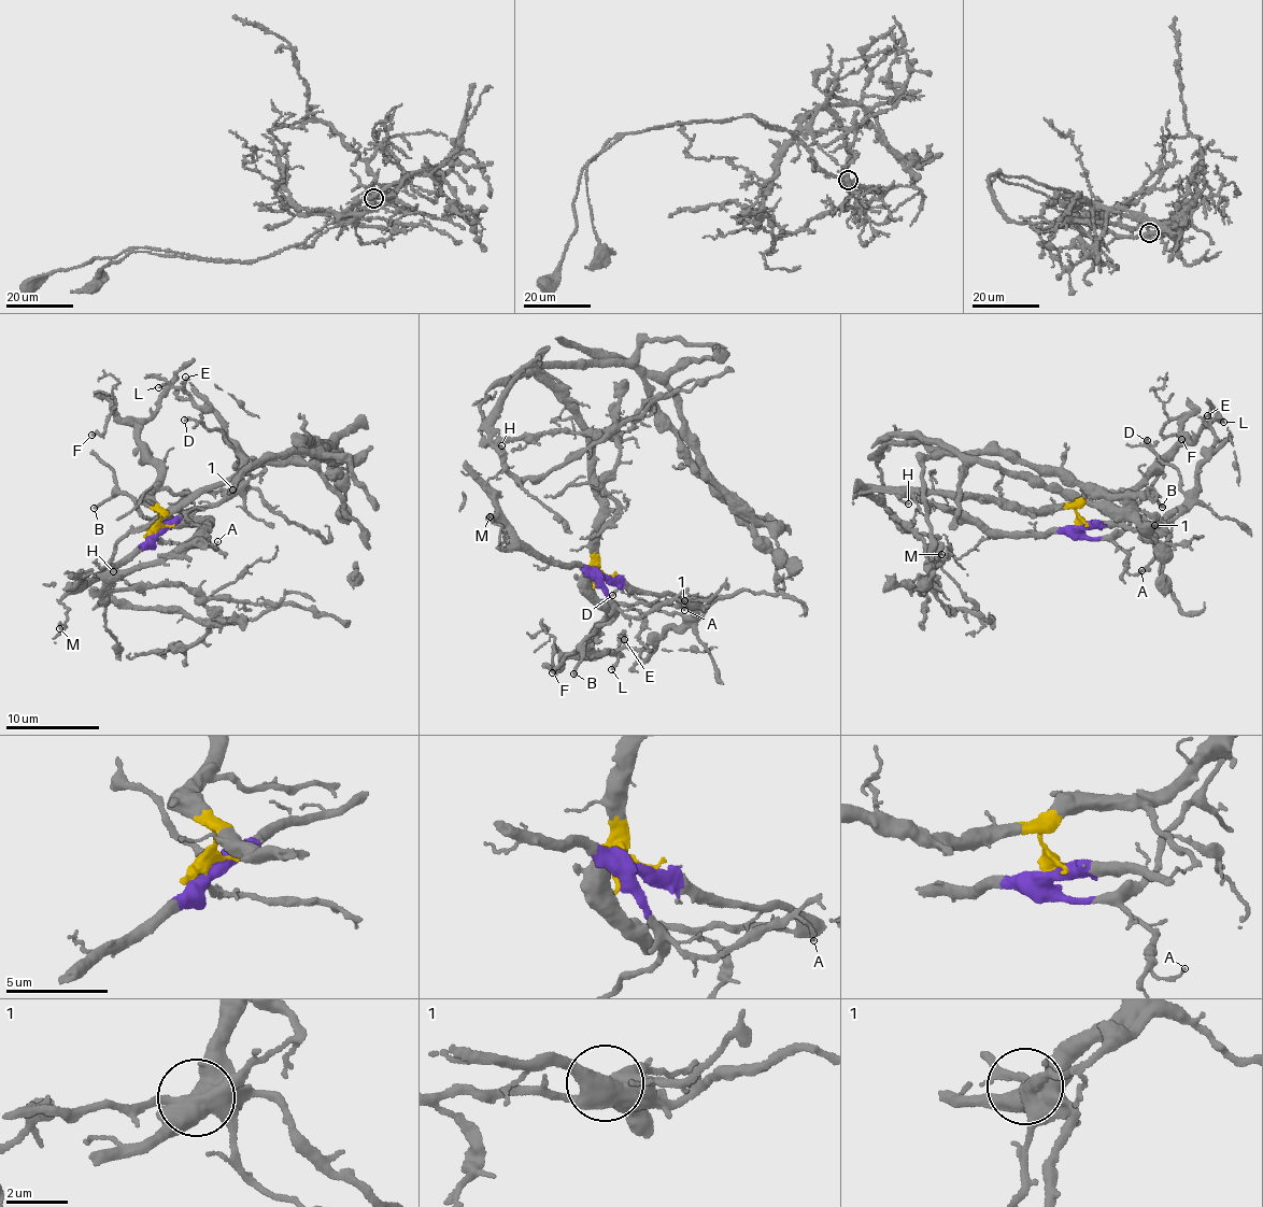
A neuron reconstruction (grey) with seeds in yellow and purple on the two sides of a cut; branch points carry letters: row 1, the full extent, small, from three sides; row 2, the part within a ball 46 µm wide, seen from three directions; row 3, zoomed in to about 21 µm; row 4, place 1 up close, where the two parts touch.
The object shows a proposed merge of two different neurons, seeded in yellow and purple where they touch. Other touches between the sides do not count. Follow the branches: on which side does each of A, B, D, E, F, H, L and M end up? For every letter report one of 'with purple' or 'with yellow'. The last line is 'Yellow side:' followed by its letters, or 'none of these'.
A: with purple
B: with purple
D: with purple
E: with purple
F: with yellow
H: with yellow
L: with yellow
M: with purple
Yellow side: F, H, L

